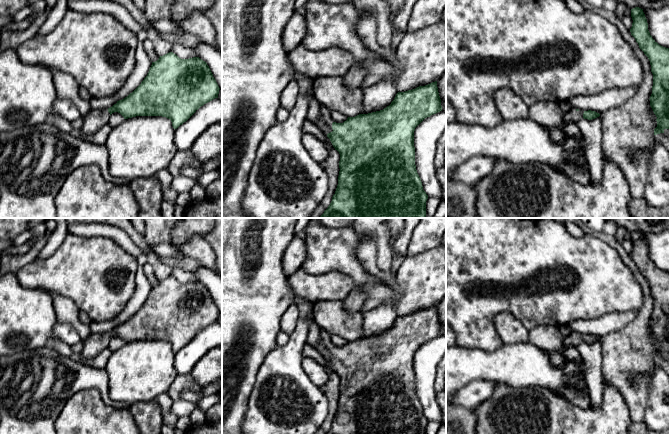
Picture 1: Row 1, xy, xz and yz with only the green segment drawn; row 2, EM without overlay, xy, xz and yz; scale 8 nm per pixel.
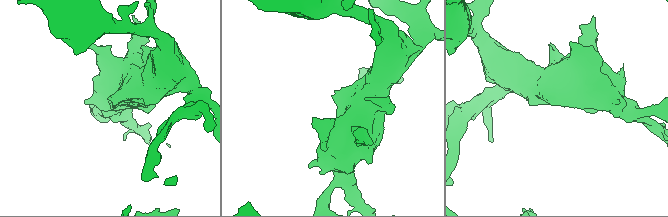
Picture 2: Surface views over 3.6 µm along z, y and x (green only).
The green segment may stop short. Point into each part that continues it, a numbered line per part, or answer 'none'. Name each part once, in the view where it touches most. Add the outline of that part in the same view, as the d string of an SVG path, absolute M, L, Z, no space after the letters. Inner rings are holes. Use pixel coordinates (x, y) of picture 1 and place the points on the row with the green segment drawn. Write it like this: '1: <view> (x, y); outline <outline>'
1: xz (325, 121); outline M321 105L321 116L316 122L314 122L314 124L317 125L325 135L327 135L333 131L333 122L334 120L331 116L331 111L325 106Z

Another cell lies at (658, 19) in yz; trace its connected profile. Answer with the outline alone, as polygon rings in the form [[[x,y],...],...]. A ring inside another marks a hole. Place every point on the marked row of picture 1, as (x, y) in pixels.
[[[669,5],[658,9],[643,9],[652,38],[659,45],[669,48]]]

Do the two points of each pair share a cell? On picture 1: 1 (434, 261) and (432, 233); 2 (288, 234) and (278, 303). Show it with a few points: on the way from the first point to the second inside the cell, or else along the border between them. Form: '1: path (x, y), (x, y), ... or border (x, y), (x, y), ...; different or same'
1: border (435, 246), (411, 256); different
2: path (273, 251), (273, 286); same

